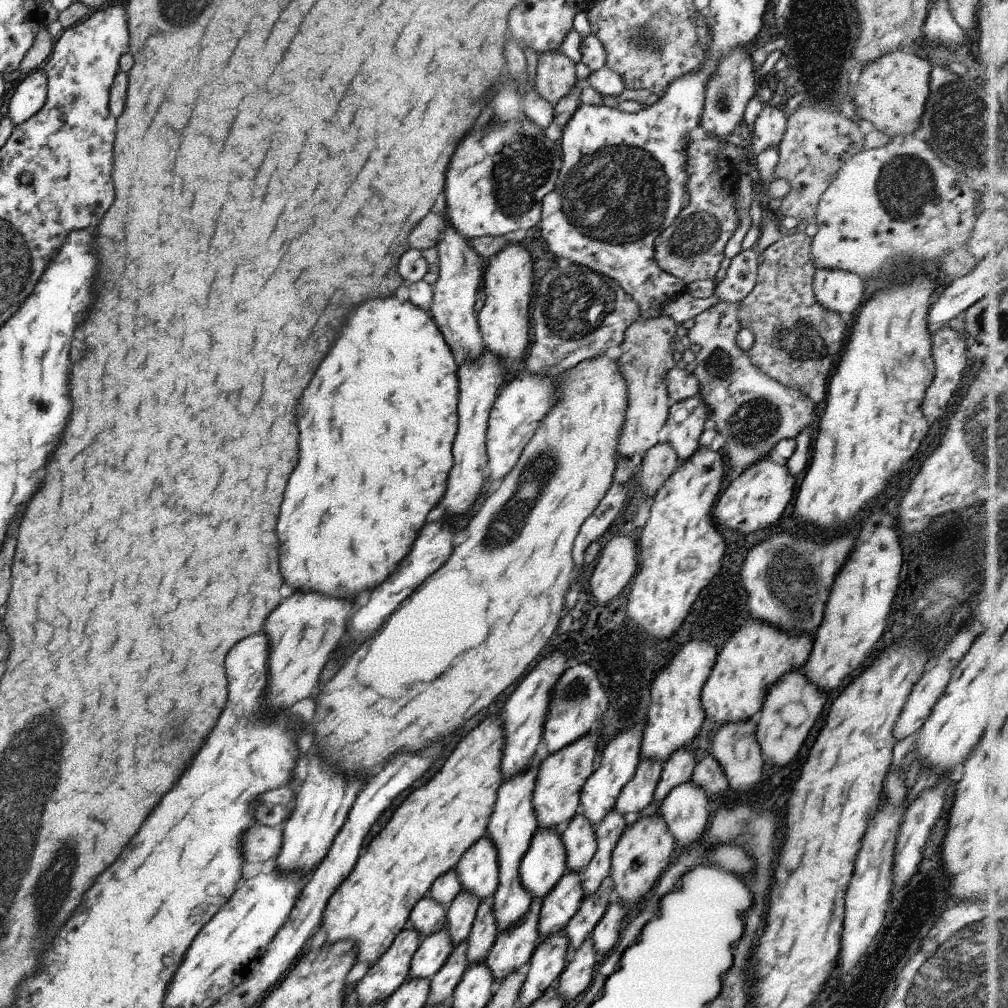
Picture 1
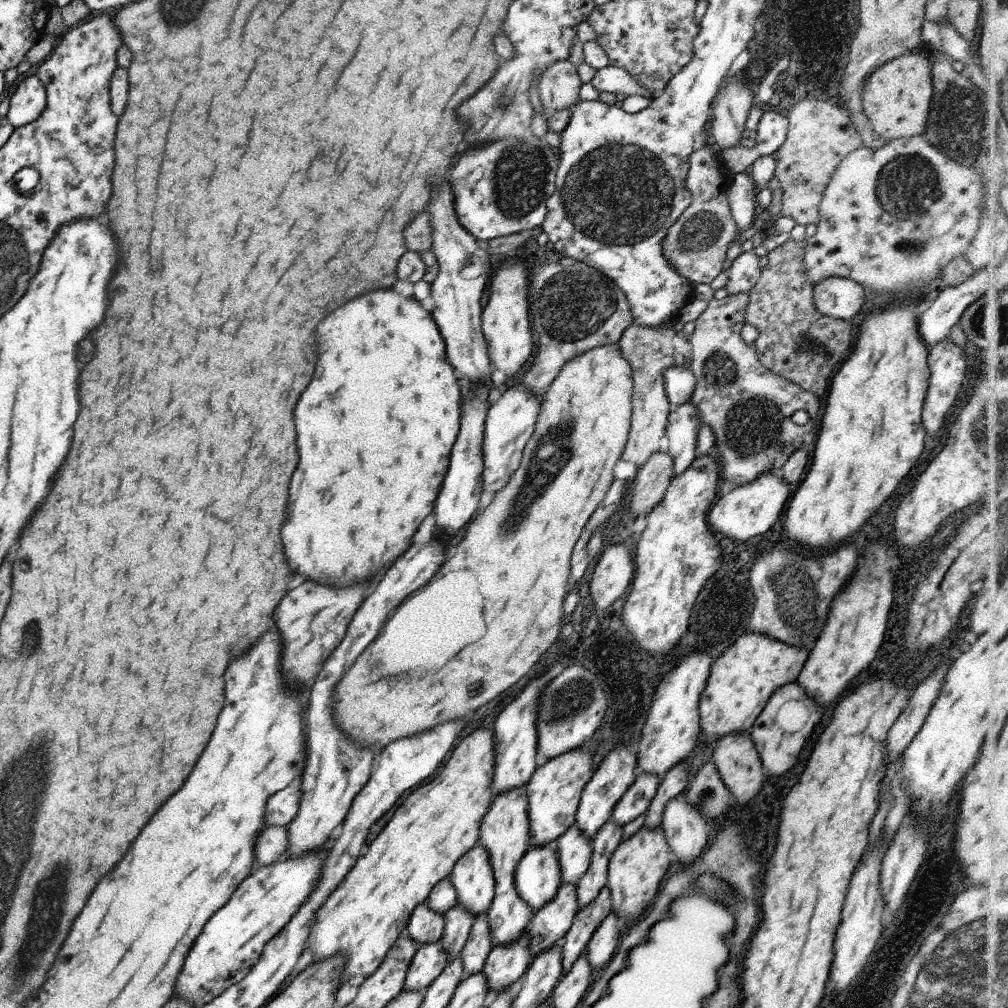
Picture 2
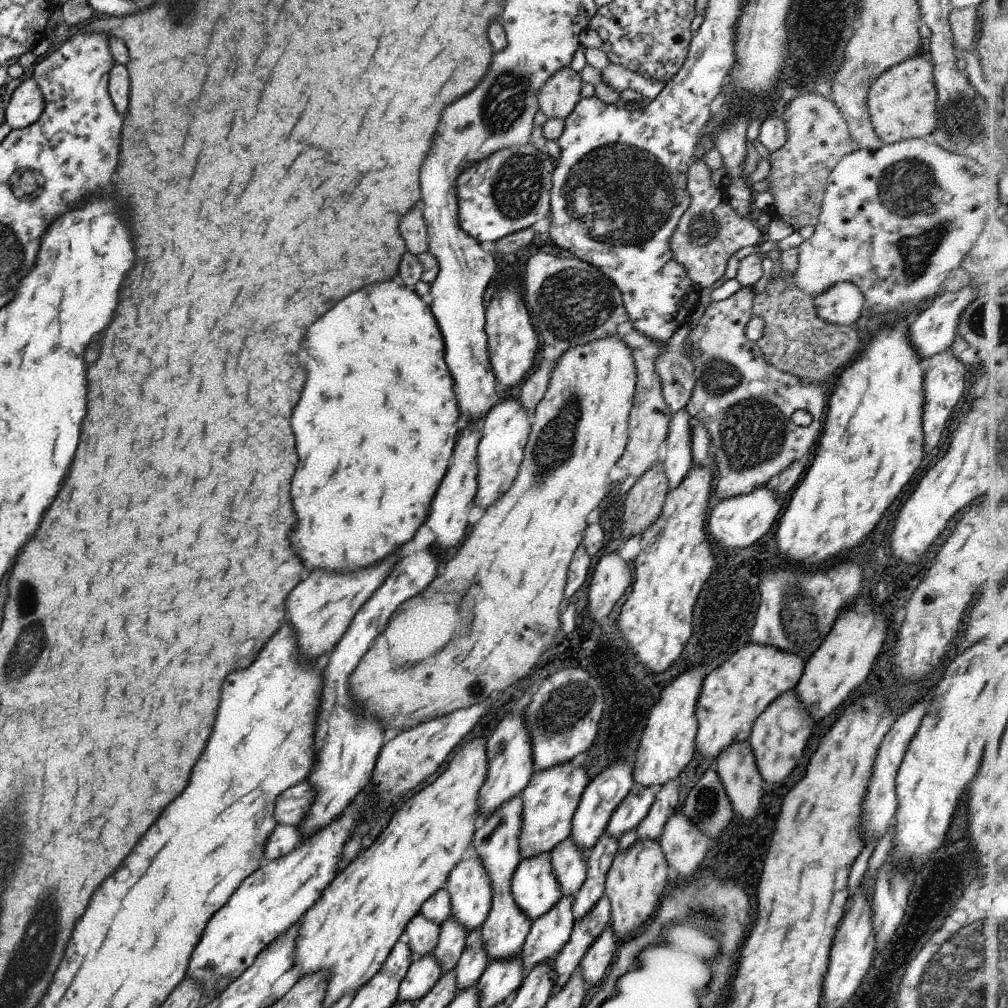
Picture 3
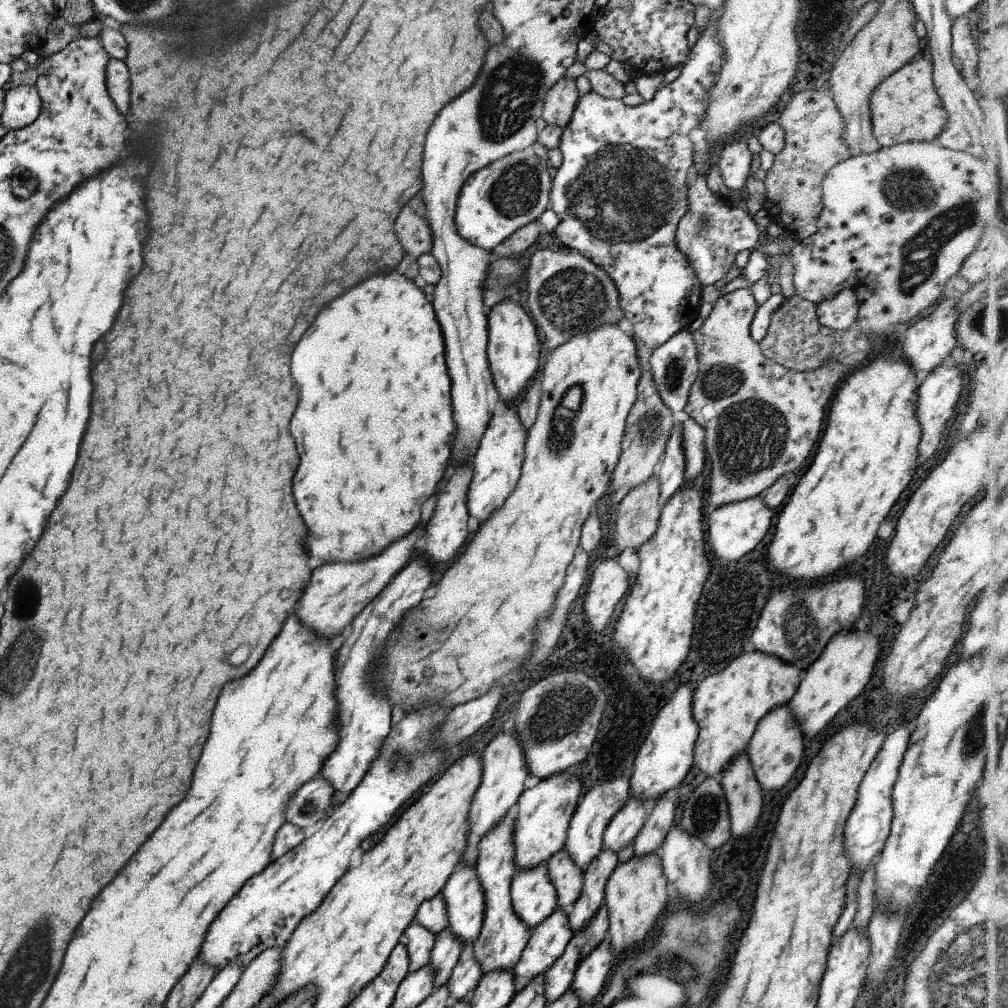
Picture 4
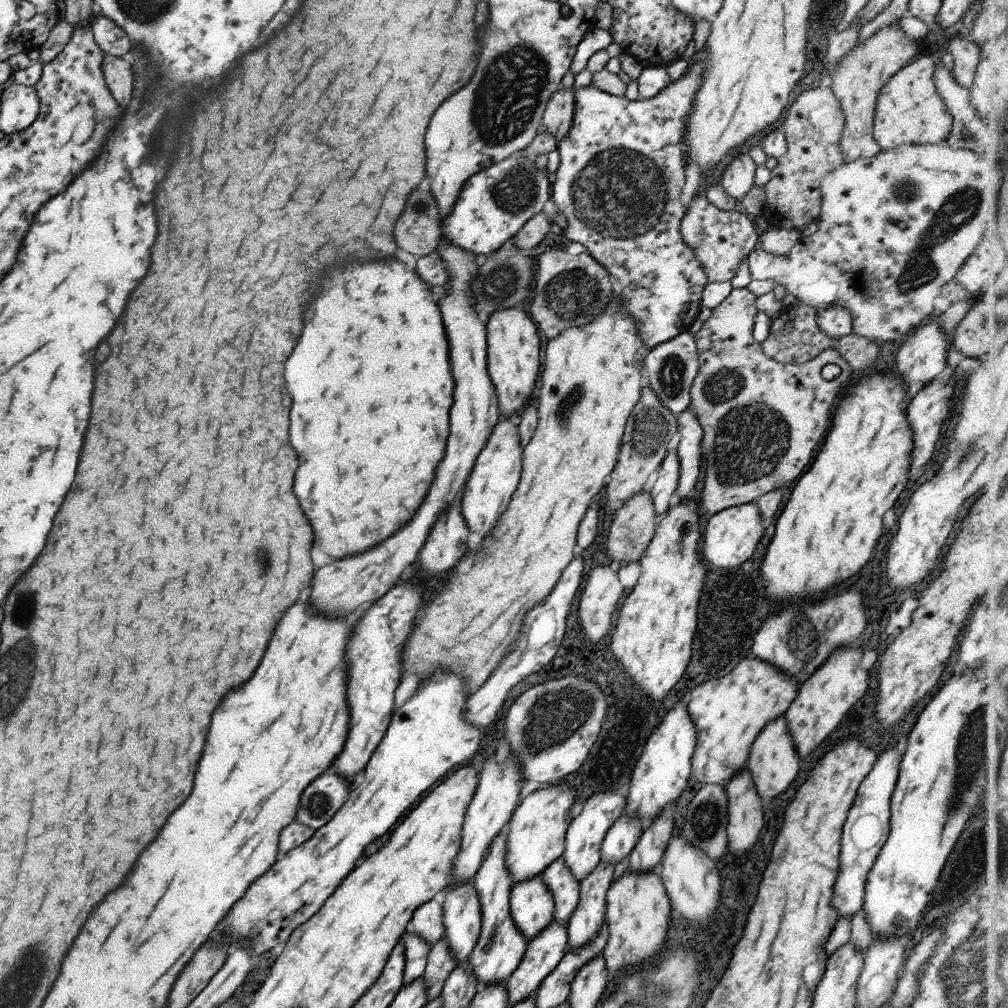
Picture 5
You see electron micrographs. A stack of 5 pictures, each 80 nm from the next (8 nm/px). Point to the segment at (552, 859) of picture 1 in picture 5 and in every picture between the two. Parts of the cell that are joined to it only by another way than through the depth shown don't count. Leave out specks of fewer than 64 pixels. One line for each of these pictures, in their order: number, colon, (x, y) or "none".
2: (537, 876)
3: (534, 887)
4: (532, 897)
5: (531, 906)

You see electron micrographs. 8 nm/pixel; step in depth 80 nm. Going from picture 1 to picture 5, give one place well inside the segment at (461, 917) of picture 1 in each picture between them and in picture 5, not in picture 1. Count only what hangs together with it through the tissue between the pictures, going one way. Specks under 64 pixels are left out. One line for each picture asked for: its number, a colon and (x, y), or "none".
2: (457, 920)
3: (451, 938)
4: (446, 950)
5: (440, 963)

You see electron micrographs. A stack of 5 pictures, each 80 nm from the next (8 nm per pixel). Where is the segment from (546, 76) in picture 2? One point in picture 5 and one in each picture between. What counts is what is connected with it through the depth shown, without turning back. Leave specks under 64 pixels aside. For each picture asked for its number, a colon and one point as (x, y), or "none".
3: (557, 97)
4: (558, 105)
5: (557, 117)

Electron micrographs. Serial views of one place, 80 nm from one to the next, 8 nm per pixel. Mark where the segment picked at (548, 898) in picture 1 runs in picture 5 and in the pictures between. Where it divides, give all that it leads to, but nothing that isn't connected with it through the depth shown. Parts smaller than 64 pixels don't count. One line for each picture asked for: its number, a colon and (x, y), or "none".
2: (547, 926)
3: (547, 934)
4: (547, 941)
5: (542, 953)

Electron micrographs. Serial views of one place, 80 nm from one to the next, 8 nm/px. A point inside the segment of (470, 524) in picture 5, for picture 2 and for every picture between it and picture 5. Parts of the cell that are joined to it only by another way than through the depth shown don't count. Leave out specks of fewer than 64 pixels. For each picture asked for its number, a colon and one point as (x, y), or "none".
2: (509, 422)
3: (504, 429)
4: (496, 462)

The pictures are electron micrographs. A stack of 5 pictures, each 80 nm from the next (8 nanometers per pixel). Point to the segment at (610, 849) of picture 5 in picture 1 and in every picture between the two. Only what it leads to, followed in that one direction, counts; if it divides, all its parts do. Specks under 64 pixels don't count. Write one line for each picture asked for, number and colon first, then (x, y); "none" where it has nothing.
1: (637, 792)
2: (635, 800)
3: (627, 814)
4: (623, 827)

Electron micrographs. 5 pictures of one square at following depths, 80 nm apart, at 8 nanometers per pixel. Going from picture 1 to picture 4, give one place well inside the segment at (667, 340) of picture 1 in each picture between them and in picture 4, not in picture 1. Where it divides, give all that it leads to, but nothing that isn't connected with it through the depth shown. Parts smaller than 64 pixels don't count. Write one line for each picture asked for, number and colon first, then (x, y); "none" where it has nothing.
2: (646, 349)
3: (648, 418)
4: (648, 426)

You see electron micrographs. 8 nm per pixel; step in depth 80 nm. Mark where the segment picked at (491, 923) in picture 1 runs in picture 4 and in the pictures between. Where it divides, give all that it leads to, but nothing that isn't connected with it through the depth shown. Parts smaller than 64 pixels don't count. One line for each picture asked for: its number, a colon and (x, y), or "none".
2: (478, 944)
3: (471, 962)
4: (466, 974)

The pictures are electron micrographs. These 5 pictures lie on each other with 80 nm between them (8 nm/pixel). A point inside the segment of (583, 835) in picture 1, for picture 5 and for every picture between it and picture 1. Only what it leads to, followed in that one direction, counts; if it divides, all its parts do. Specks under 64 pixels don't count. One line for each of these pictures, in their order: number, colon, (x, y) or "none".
2: (573, 850)
3: (568, 861)
4: (566, 879)
5: (563, 886)

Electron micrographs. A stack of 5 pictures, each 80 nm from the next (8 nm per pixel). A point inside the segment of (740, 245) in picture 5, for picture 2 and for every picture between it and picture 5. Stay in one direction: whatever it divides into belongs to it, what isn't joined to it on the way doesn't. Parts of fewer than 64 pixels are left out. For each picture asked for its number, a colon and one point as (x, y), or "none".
2: (694, 245)
3: (708, 231)
4: (710, 233)

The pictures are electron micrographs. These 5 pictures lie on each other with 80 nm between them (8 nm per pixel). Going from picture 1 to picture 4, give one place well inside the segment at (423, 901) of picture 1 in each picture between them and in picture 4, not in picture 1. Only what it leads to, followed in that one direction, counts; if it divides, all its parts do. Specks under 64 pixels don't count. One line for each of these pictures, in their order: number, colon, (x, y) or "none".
2: (424, 925)
3: (421, 935)
4: (418, 941)

